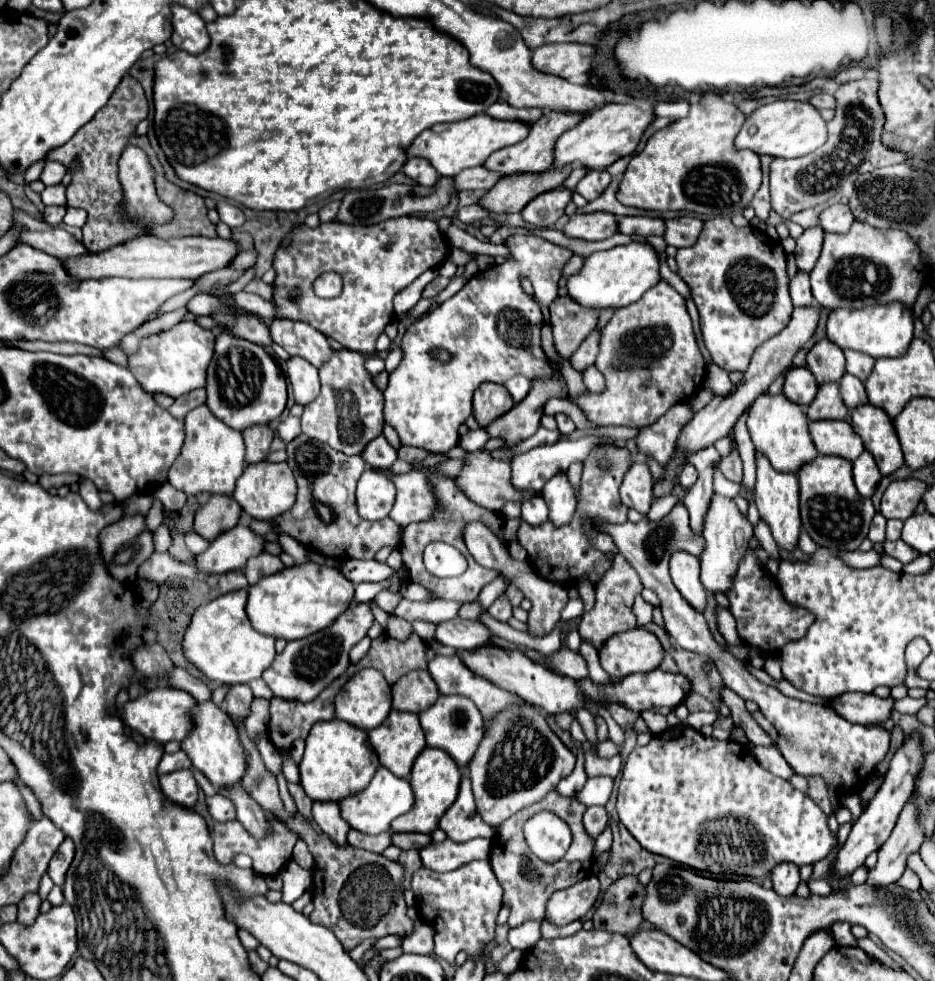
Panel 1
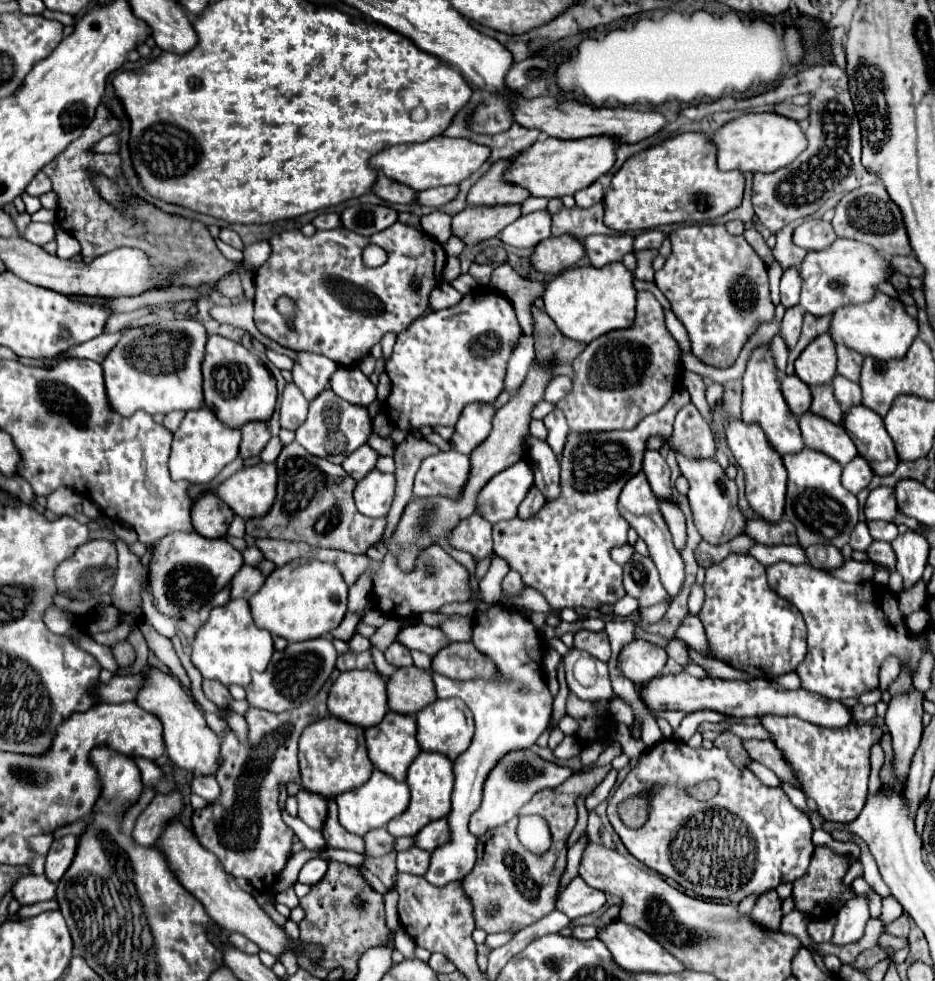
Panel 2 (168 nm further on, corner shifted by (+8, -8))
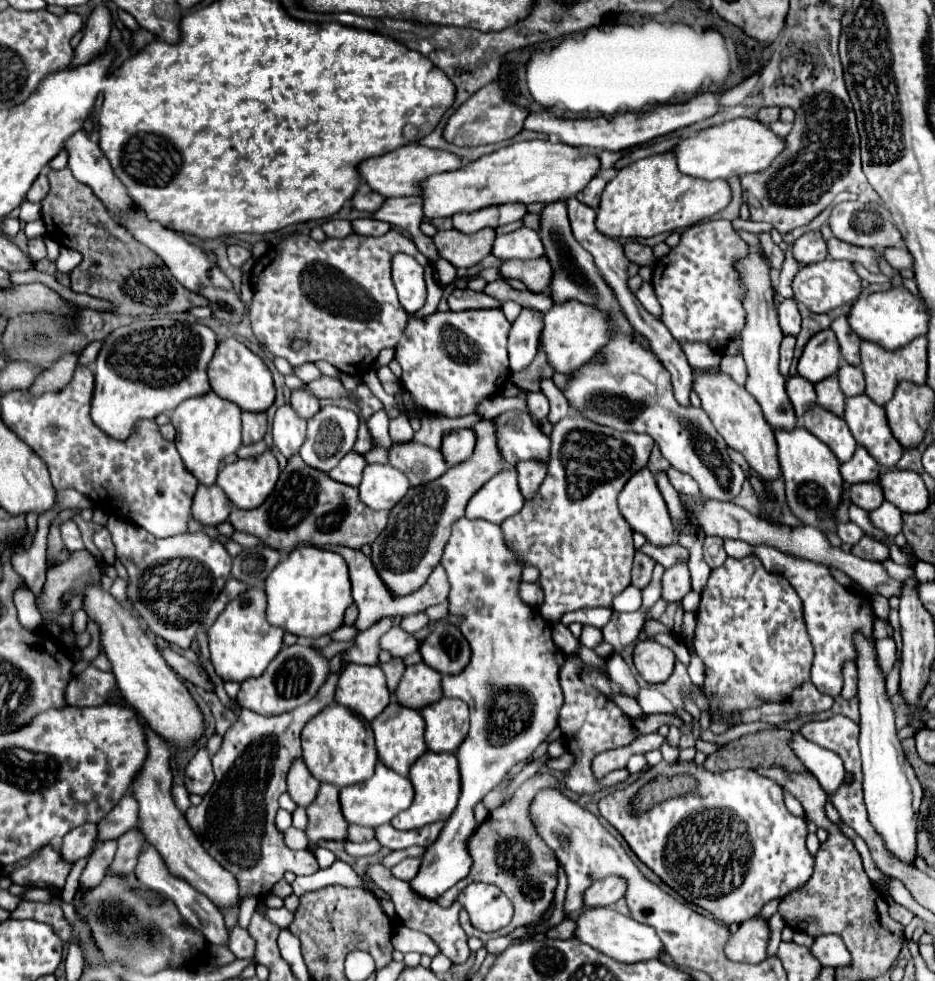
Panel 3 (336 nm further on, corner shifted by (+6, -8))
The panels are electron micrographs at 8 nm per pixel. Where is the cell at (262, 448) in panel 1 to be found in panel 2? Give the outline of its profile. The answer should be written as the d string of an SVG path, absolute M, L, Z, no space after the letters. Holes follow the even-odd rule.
M248 422L240 430L242 430L242 442L240 442L242 458L258 456L262 448L268 444L268 440L272 438L266 428L266 422Z

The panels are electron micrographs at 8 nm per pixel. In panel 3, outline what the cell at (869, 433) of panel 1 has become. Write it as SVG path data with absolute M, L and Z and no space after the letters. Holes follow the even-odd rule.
M868 396L848 398L844 420L856 444L864 446L880 466L892 468L900 460L904 448L890 432L884 408L874 404Z

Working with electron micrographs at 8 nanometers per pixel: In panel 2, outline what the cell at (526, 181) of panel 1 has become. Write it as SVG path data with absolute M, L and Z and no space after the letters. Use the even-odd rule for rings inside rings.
M464 208L452 218L452 234L466 246L494 238L520 216L520 208Z

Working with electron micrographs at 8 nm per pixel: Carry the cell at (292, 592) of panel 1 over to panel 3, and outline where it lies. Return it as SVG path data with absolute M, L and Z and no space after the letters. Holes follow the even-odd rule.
M296 548L284 558L266 578L266 596L266 618L270 624L308 640L336 632L344 624L346 608L354 602L346 562L340 554L318 548Z

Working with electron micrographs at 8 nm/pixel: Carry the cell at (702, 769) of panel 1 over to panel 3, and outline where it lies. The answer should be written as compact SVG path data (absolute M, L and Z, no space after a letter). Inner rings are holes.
M662 760L660 764L648 768L640 774L636 782L626 786L624 790L616 790L608 796L604 796L598 802L600 814L624 836L632 852L654 872L658 874L672 890L676 890L684 900L694 902L696 906L712 912L718 920L724 924L738 922L756 916L766 902L772 898L784 898L794 888L800 888L808 882L814 866L814 858L810 856L806 848L806 836L808 836L808 822L806 818L794 816L788 812L782 800L782 788L774 784L774 780L744 768L734 768L722 774L714 774L706 770L702 764L696 764L694 760L676 760L668 764ZM658 774L672 776L672 774L692 774L700 782L700 788L694 794L666 800L652 810L632 816L628 812L630 798L652 778Z

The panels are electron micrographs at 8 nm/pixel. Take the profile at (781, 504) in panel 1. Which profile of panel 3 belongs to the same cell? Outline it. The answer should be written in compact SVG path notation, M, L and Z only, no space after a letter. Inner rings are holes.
M720 372L720 374L700 376L698 380L692 382L692 390L698 392L704 412L710 416L714 428L726 440L726 444L738 450L740 454L744 454L748 466L764 482L778 480L782 472L780 472L780 462L778 462L778 444L776 444L774 430L768 426L758 402L744 390L744 386L738 386L726 374Z

